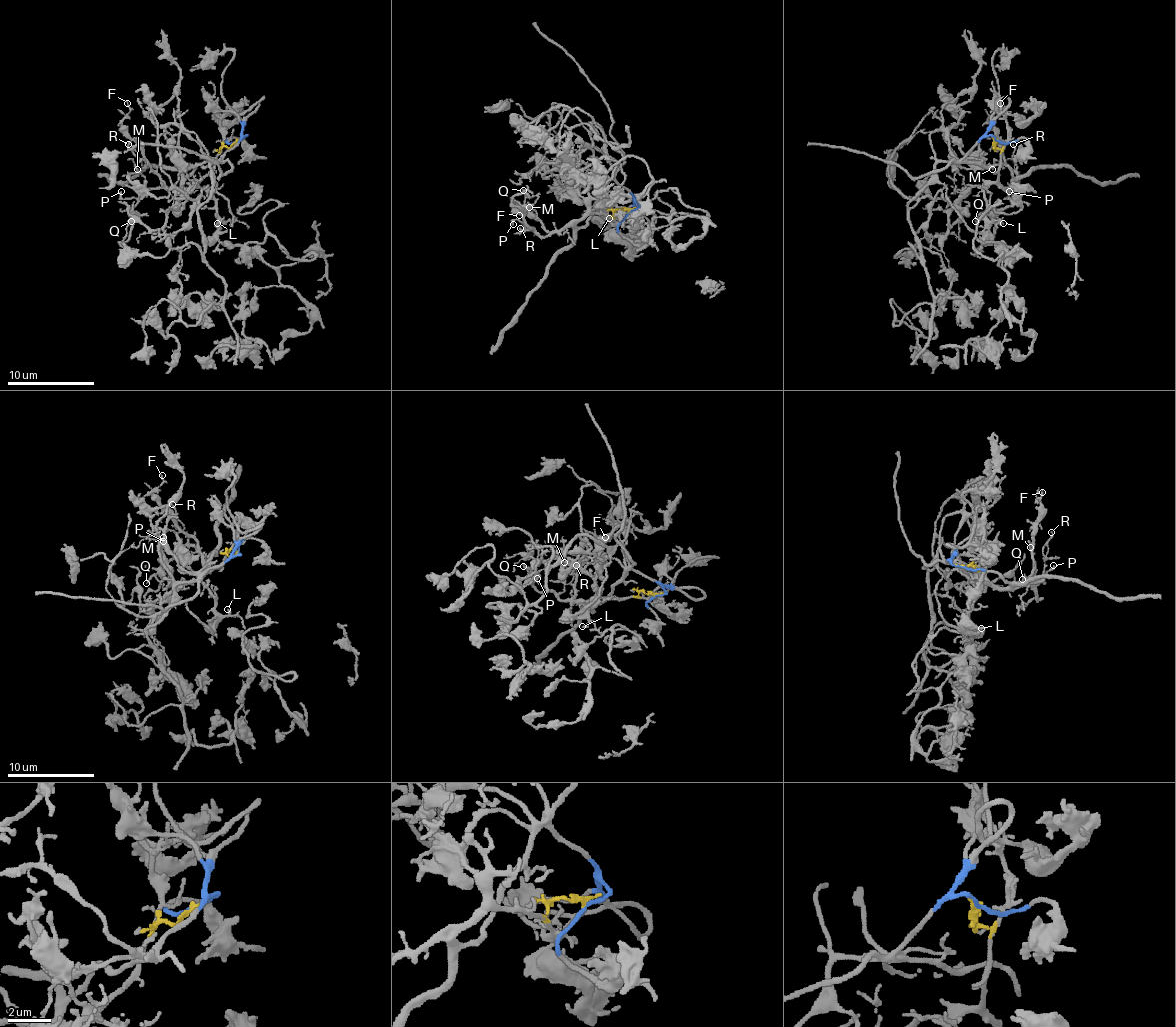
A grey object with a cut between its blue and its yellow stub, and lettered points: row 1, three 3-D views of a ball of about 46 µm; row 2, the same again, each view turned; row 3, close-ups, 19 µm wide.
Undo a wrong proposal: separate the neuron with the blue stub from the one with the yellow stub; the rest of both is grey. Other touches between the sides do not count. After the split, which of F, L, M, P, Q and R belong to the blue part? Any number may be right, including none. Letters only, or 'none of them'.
none of them

